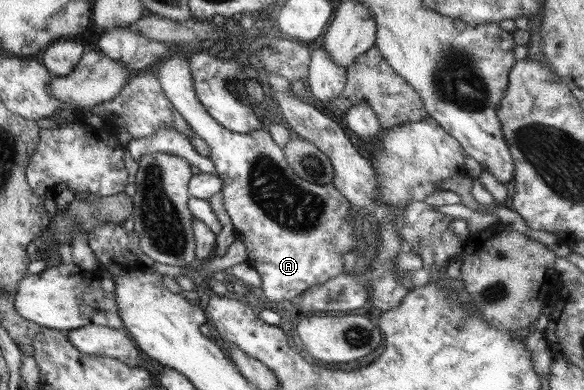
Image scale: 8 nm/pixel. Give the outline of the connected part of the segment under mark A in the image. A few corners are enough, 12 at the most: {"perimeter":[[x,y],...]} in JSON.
{"perimeter":[[188,52],[154,69],[209,146],[223,204],[271,302],[345,272],[358,222],[263,129],[221,126]]}

